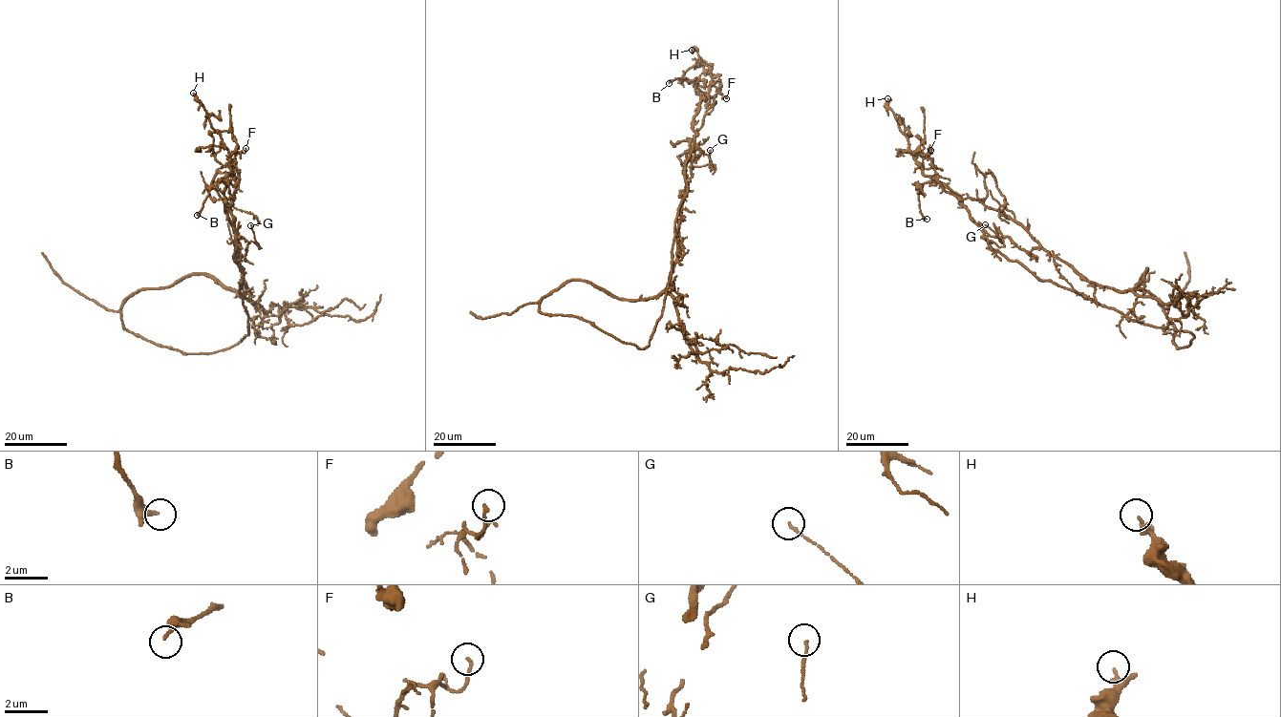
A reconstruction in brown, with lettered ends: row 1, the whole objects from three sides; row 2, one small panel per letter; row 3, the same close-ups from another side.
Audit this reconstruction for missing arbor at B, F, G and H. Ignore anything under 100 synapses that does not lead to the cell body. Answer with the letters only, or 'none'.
none

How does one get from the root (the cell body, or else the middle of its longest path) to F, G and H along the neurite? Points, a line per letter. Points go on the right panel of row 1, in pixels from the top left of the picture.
F: (1114, 309), (1078, 295), (1058, 272), (1054, 257), (1020, 225), (978, 200), (948, 192), (927, 154), (930, 150)
G: (1114, 309), (1078, 295), (1043, 249), (1021, 249), (1007, 237), (987, 236), (989, 241), (1004, 245), (985, 224)
H: (1114, 309), (1039, 280), (993, 250), (962, 199), (923, 173), (887, 98)

